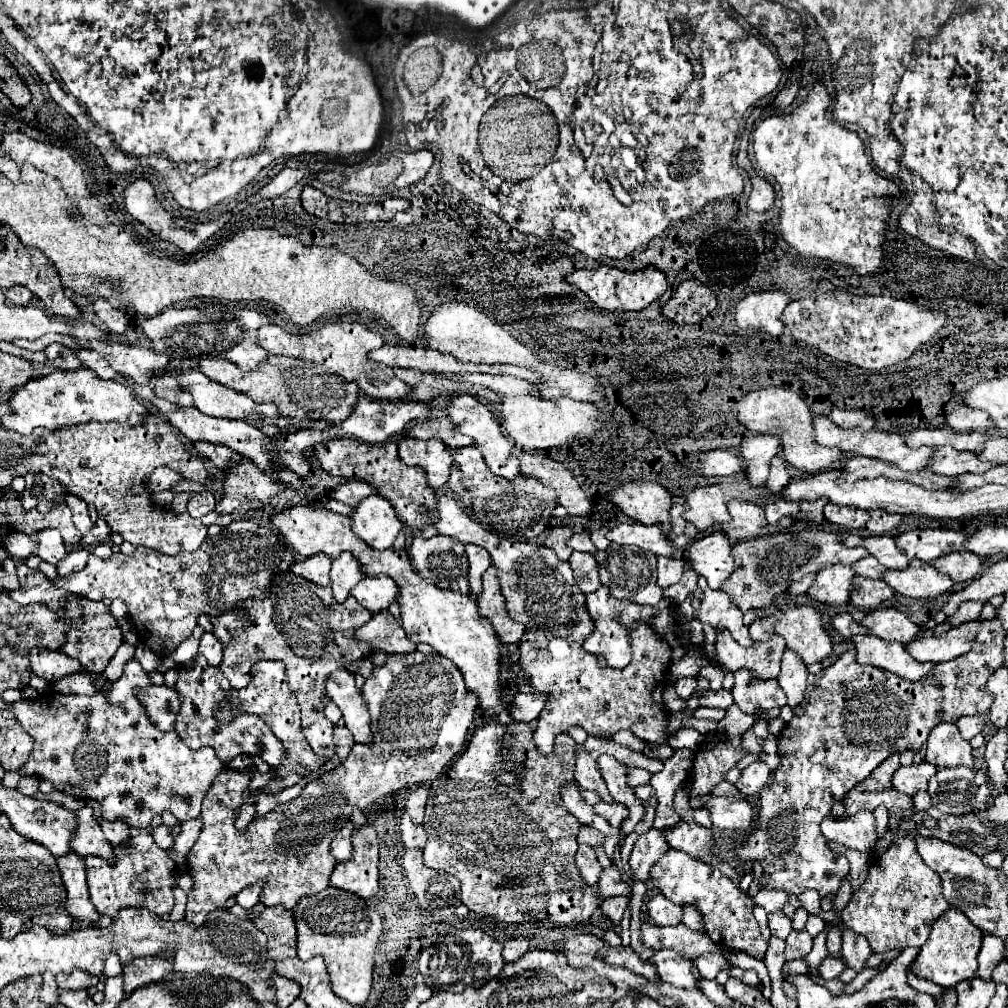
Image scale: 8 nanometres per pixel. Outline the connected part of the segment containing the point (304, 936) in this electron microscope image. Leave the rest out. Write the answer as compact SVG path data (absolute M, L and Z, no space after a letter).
M328 886L322 893L302 899L292 913L296 919L298 957L306 961L315 955L322 956L328 965L332 991L352 1005L364 1005L372 991L374 951L382 934L382 919L376 907L366 905L364 899L350 892Z

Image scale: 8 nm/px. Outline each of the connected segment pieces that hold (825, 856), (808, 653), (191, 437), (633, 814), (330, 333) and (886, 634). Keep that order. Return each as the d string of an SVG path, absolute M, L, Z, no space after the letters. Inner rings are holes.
M998 619L980 621L978 635L972 649L958 659L938 663L926 679L918 683L906 681L890 671L854 663L854 651L846 651L834 665L830 665L814 683L810 691L810 703L802 717L792 717L778 737L780 767L774 771L774 779L758 797L758 819L746 833L744 841L736 841L734 853L738 861L756 861L762 865L766 879L760 881L764 889L780 889L790 895L800 895L806 889L816 889L820 897L836 895L842 881L848 877L848 859L842 853L834 853L828 847L828 839L820 831L820 821L832 811L836 801L864 781L884 759L892 753L906 749L918 751L932 727L944 721L958 721L964 715L988 713L994 697L986 693L988 677L1004 667L1004 639L1006 631Z
M790 605L786 609L778 609L772 615L762 617L762 619L756 619L750 625L750 639L752 641L768 641L774 635L784 637L786 639L786 647L790 651L794 651L806 665L820 663L822 659L826 659L832 653L832 639L824 631L822 617L812 607L806 607L806 605L800 605L800 607Z
M126 377L126 381L128 381L130 387L136 391L138 397L146 399L148 403L154 403L154 407L156 407L160 413L164 413L166 419L168 419L188 441L208 441L208 443L214 443L214 445L226 445L226 447L234 449L236 453L240 453L240 455L244 455L244 457L250 457L258 467L262 467L262 471L270 471L270 475L278 475L278 479L282 479L284 485L288 485L288 487L292 487L292 489L298 489L298 491L304 489L302 479L298 479L292 471L274 467L274 463L270 463L270 457L266 455L266 447L268 447L272 441L270 441L258 427L248 425L248 423L238 421L238 419L218 419L218 417L210 417L210 415L200 413L196 407L188 407L188 409L178 407L178 405L174 405L174 403L170 403L170 401L166 401L166 399L158 399L158 397L154 395L154 389L152 389L150 385L138 385L138 383L134 383L134 381L128 379L128 377Z
M602 755L602 757L598 757L598 767L600 767L602 779L604 779L604 783L606 783L608 791L610 791L610 795L612 795L612 799L616 803L626 805L626 809L630 811L628 819L620 827L620 835L622 835L622 841L624 841L624 837L634 831L634 827L638 825L638 821L644 815L642 803L638 803L638 799L634 797L634 791L626 783L626 765L618 763L610 755Z
M350 321L328 323L322 329L316 329L316 331L306 333L306 335L288 333L278 325L262 325L258 329L258 345L272 355L288 355L288 357L298 357L304 361L320 363L320 365L332 369L333 372L337 372L346 381L358 383L360 391L370 395L370 397L400 399L408 391L408 385L394 375L392 367L388 367L384 363L376 363L368 357L368 351L382 347L384 341L380 339L378 333L370 331L368 327L364 327L360 323L350 323Z
M878 609L866 613L866 617L860 621L868 629L870 635L876 635L884 641L898 641L908 643L918 637L918 625L914 625L904 613L898 609Z

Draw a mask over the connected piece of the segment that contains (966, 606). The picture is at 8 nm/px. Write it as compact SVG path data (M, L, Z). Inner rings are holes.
M966 601L958 607L958 611L946 619L946 623L938 625L934 629L934 635L942 635L944 631L950 631L952 625L962 625L962 623L968 623L968 621L980 621L980 613L982 613L982 607L984 603L976 603L976 601Z

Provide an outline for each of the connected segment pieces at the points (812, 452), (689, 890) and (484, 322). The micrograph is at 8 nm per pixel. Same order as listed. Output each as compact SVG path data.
M768 387L768 389L752 391L752 393L744 395L736 407L736 419L748 431L762 433L762 435L776 435L782 445L784 461L808 475L826 471L830 465L834 465L836 461L840 461L844 457L842 451L838 451L838 449L818 447L814 443L814 431L810 431L812 417L814 417L814 413L808 409L808 403L804 403L796 391L784 389L784 387Z
M668 849L654 865L652 865L652 883L660 889L660 893L670 899L676 905L688 903L702 911L704 915L704 927L710 939L720 945L734 951L744 951L756 959L764 959L768 948L767 941L762 939L758 923L752 915L754 901L744 895L722 871L716 867L694 859L692 855L686 855L684 851Z
M436 307L430 317L426 319L424 325L424 339L426 339L426 347L428 349L438 349L440 353L450 353L460 361L478 361L478 363L498 363L498 359L502 359L502 363L512 363L518 365L522 363L522 367L534 371L534 367L542 367L542 371L546 371L546 363L540 361L536 355L532 355L522 343L518 343L496 319L486 319L486 315L482 315L482 311L478 311L478 307Z

